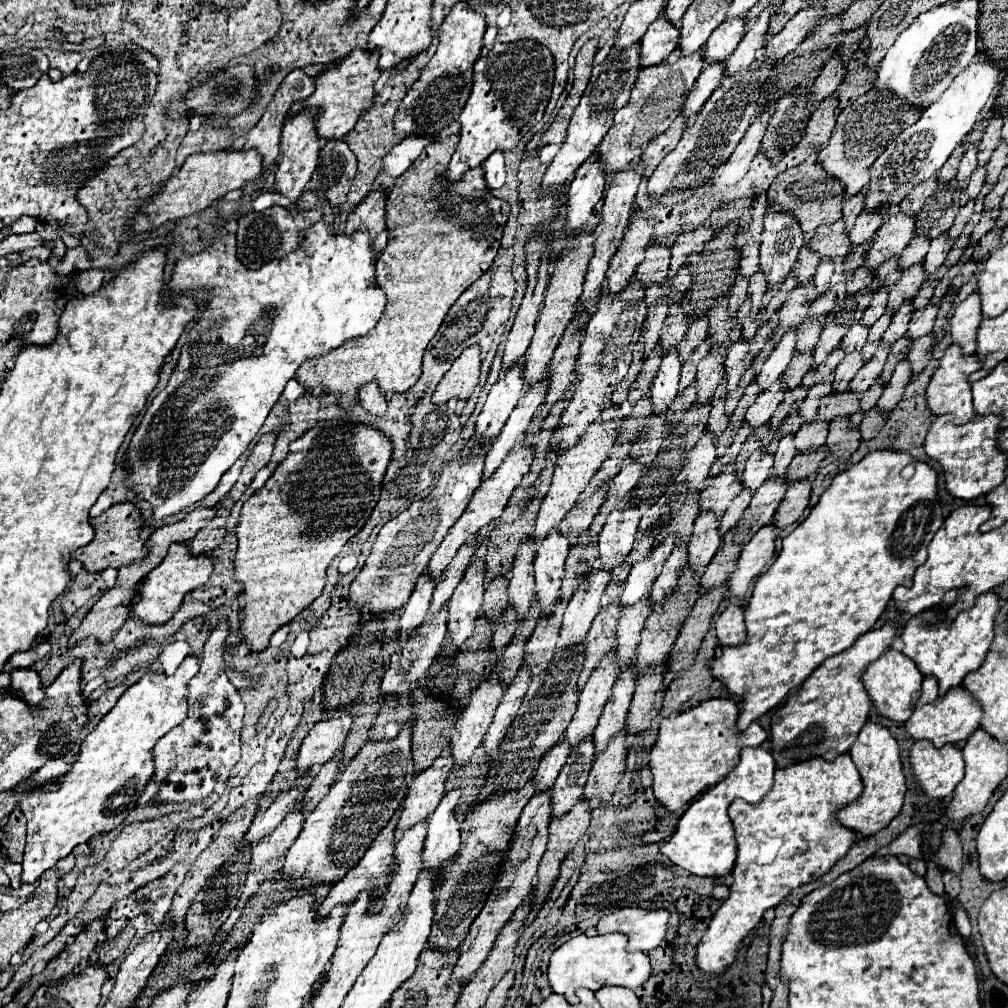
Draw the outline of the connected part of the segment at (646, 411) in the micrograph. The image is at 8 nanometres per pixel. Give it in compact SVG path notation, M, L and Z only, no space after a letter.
M651 392L644 395L633 407L631 416L634 418L645 417L651 415L653 413L653 409L651 406Z

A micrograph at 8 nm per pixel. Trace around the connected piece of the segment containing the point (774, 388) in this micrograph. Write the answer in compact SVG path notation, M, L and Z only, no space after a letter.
M778 378L768 390L764 390L758 398L756 398L756 402L748 408L748 412L746 412L746 422L752 426L752 428L760 428L760 426L764 426L770 418L772 418L772 414L774 414L774 410L778 408L778 404L782 402L782 392L786 390L786 386L782 384L782 378Z

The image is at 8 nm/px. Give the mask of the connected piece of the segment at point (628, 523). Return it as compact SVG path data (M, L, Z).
M624 508L624 510L614 510L602 532L600 532L600 560L602 564L608 564L610 570L628 556L634 544L634 536L638 530L640 514L636 508Z

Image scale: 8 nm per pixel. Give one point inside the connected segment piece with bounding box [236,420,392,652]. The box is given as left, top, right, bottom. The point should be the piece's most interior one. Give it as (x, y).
(290, 530)

